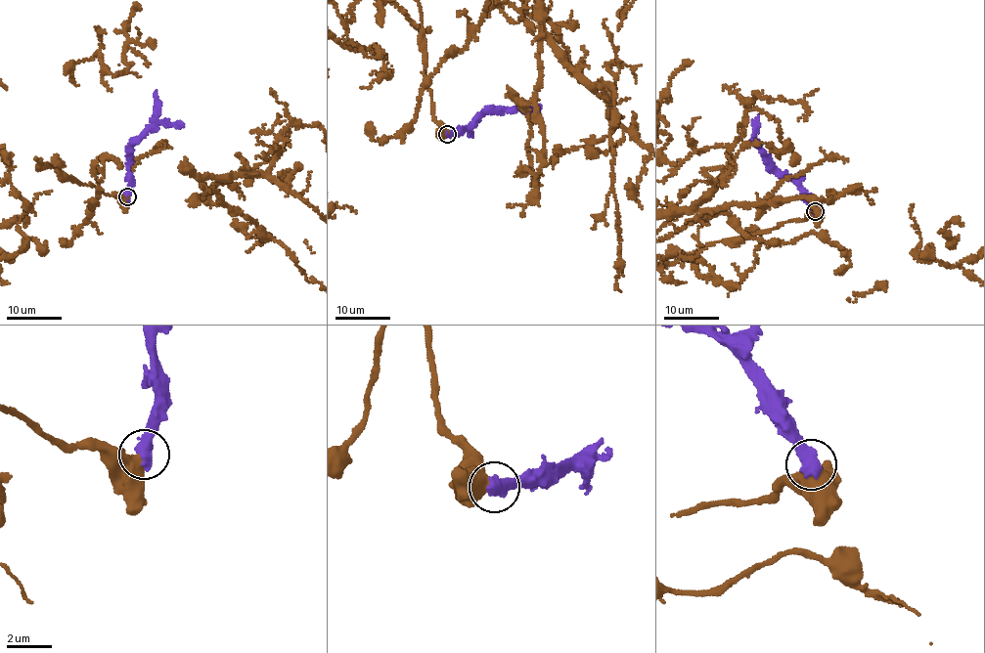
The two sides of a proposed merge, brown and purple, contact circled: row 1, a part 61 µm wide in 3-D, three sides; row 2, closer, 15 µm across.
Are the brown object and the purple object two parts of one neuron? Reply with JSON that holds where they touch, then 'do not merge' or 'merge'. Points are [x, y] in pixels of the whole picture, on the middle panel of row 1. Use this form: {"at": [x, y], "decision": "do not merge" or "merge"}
{"at": [447, 134], "decision": "do not merge"}

